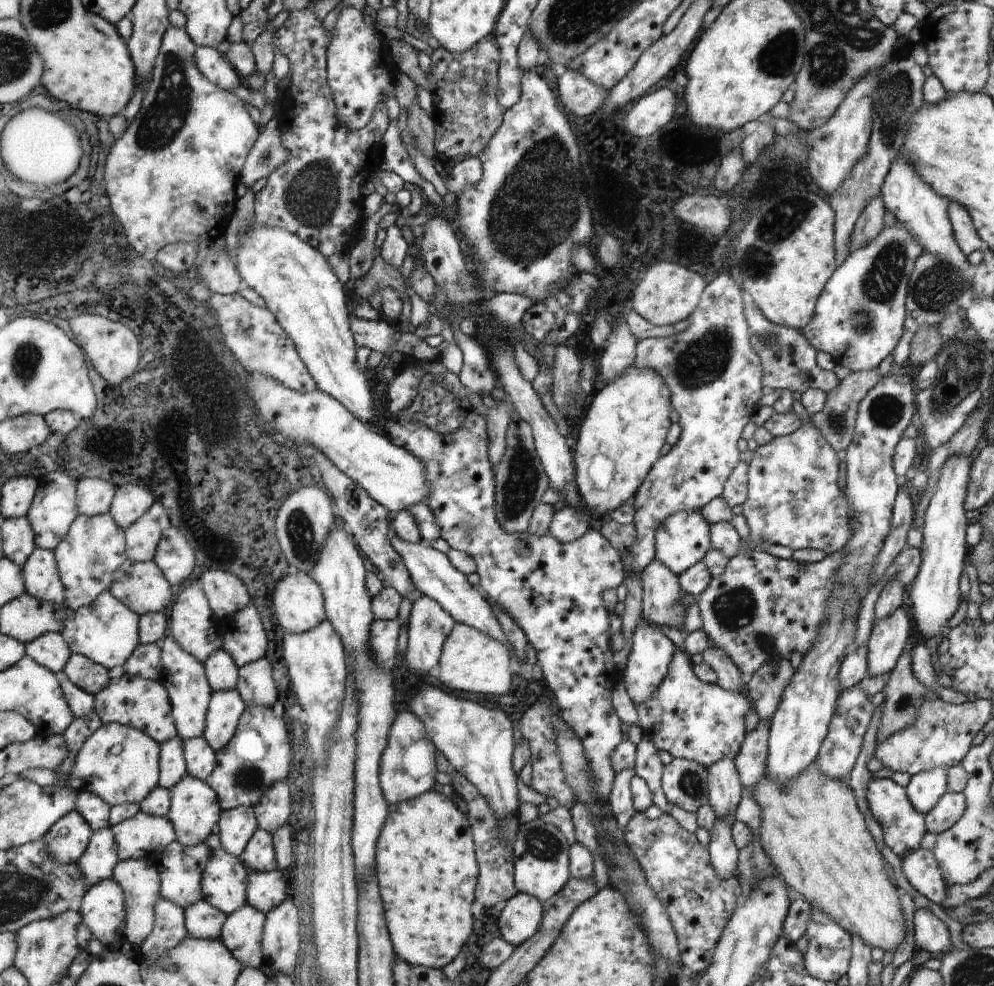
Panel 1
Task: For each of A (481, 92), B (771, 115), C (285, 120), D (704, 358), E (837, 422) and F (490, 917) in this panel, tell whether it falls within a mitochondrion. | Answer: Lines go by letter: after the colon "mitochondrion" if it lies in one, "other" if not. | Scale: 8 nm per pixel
A: mitochondrion
B: other
C: other
D: mitochondrion
E: mitochondrion
F: other

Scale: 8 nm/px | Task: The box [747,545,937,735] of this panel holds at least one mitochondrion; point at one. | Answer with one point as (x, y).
(902, 703)

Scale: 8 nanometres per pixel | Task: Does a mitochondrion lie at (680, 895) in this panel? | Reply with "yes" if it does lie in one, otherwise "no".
no

